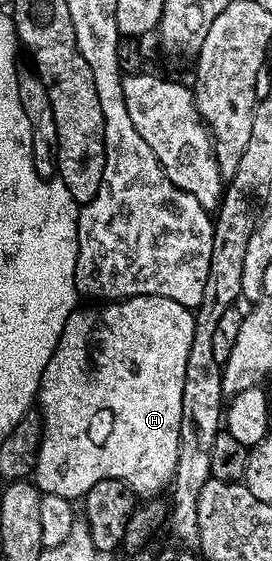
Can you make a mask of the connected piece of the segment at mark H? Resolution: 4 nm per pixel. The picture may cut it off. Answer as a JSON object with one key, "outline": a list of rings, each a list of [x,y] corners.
{"outline":[[[134,296],[133,298],[121,298],[118,302],[105,301],[103,304],[88,304],[88,307],[78,308],[69,316],[64,325],[64,331],[60,337],[60,342],[56,345],[56,351],[50,356],[50,364],[46,364],[46,368],[42,372],[42,380],[40,381],[40,392],[38,395],[38,413],[40,421],[44,424],[42,432],[42,444],[38,448],[38,460],[36,461],[36,469],[34,471],[34,481],[41,494],[49,494],[50,496],[62,496],[69,500],[83,499],[85,494],[90,492],[90,488],[94,488],[94,484],[98,484],[102,480],[118,480],[131,486],[133,495],[139,496],[144,500],[152,500],[155,494],[160,494],[169,489],[172,477],[174,476],[174,468],[178,464],[178,424],[182,424],[182,384],[186,384],[186,360],[190,356],[190,344],[194,344],[194,324],[196,323],[195,313],[189,307],[178,304],[178,300],[166,300],[166,296]]]}

